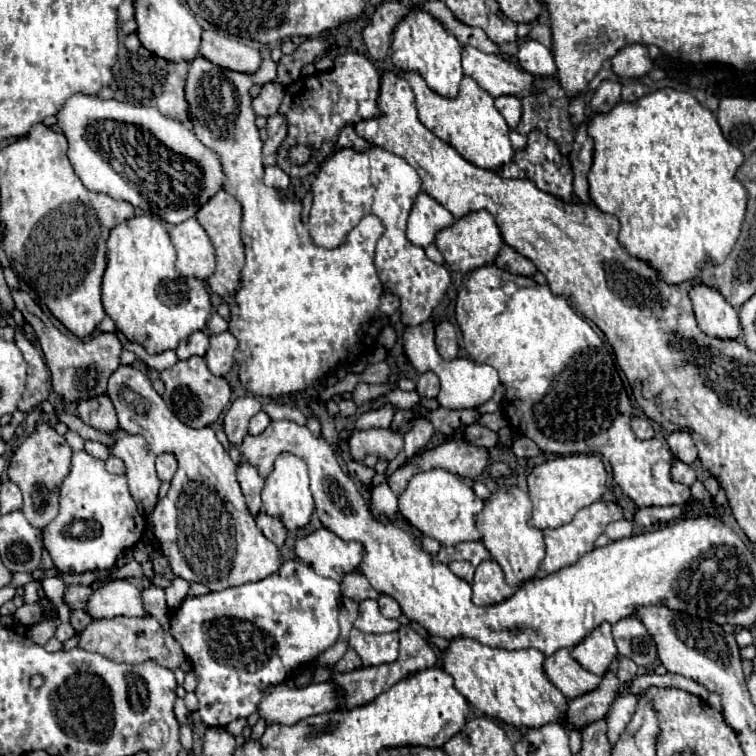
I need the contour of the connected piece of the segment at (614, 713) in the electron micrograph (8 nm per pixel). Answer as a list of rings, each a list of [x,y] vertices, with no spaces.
[[[618,695],[616,701],[612,703],[608,715],[610,715],[610,743],[616,743],[618,737],[622,735],[624,727],[628,725],[634,709],[636,709],[636,701],[638,701],[638,695]]]

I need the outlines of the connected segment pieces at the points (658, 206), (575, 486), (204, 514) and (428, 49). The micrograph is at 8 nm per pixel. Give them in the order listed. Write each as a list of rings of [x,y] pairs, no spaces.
[[[670,87],[666,89],[660,89],[656,93],[650,93],[650,95],[644,95],[640,97],[638,101],[634,103],[618,103],[610,113],[606,115],[594,115],[590,119],[590,125],[588,125],[588,133],[590,137],[594,139],[594,163],[592,163],[592,169],[588,173],[588,181],[590,181],[590,199],[594,201],[594,205],[604,211],[604,213],[612,213],[612,215],[618,215],[620,219],[620,235],[618,235],[618,241],[620,245],[624,245],[624,251],[640,261],[648,261],[648,265],[652,265],[658,273],[660,273],[660,279],[666,281],[668,285],[680,285],[680,283],[686,283],[686,281],[692,281],[694,277],[698,277],[700,269],[706,267],[708,263],[714,263],[714,265],[720,265],[720,261],[726,261],[728,253],[732,251],[738,235],[740,235],[740,229],[742,229],[742,221],[744,221],[744,213],[746,213],[746,201],[748,201],[748,191],[744,189],[744,185],[736,179],[736,169],[742,165],[744,161],[744,155],[740,153],[740,149],[732,147],[722,131],[720,131],[720,125],[716,121],[716,117],[706,109],[702,107],[690,93],[682,93],[682,91],[674,91]]]
[[[566,455],[566,457],[550,459],[550,461],[534,467],[532,473],[528,475],[528,495],[532,501],[532,515],[530,515],[528,523],[536,529],[554,529],[554,527],[566,525],[572,521],[572,517],[580,509],[600,501],[604,487],[606,487],[606,469],[604,469],[604,463],[600,461],[600,457],[596,457],[596,455]]]
[[[120,365],[112,373],[112,377],[108,379],[108,397],[116,407],[118,423],[124,431],[142,435],[154,455],[172,453],[178,461],[178,471],[172,477],[168,495],[158,501],[156,509],[148,517],[150,531],[160,541],[160,549],[172,567],[172,573],[176,577],[186,579],[188,583],[204,583],[210,591],[220,591],[220,589],[228,589],[228,587],[236,587],[252,581],[262,581],[264,577],[270,577],[272,573],[276,573],[276,569],[280,569],[282,565],[280,549],[262,535],[252,513],[248,513],[244,495],[236,481],[236,465],[226,453],[226,449],[222,447],[222,443],[216,439],[212,427],[192,429],[184,425],[168,409],[162,397],[152,389],[150,379],[142,371],[130,365]]]
[[[410,11],[400,19],[392,39],[392,61],[400,71],[420,73],[428,87],[442,97],[456,97],[462,73],[462,43],[444,29],[444,23],[426,11]]]

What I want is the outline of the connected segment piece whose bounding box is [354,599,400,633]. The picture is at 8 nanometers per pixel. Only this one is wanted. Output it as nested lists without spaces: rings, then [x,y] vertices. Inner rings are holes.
[[[366,599],[360,603],[360,611],[358,611],[358,619],[354,621],[354,627],[364,633],[388,633],[388,631],[396,631],[400,623],[384,617],[376,601]]]

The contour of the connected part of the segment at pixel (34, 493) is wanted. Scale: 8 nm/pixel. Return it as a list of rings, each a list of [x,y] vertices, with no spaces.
[[[40,423],[36,431],[16,449],[16,453],[10,459],[8,475],[24,495],[22,513],[28,519],[28,523],[36,529],[44,529],[58,513],[60,483],[70,469],[70,455],[72,455],[72,449],[68,447],[66,439],[58,435],[50,425]]]

